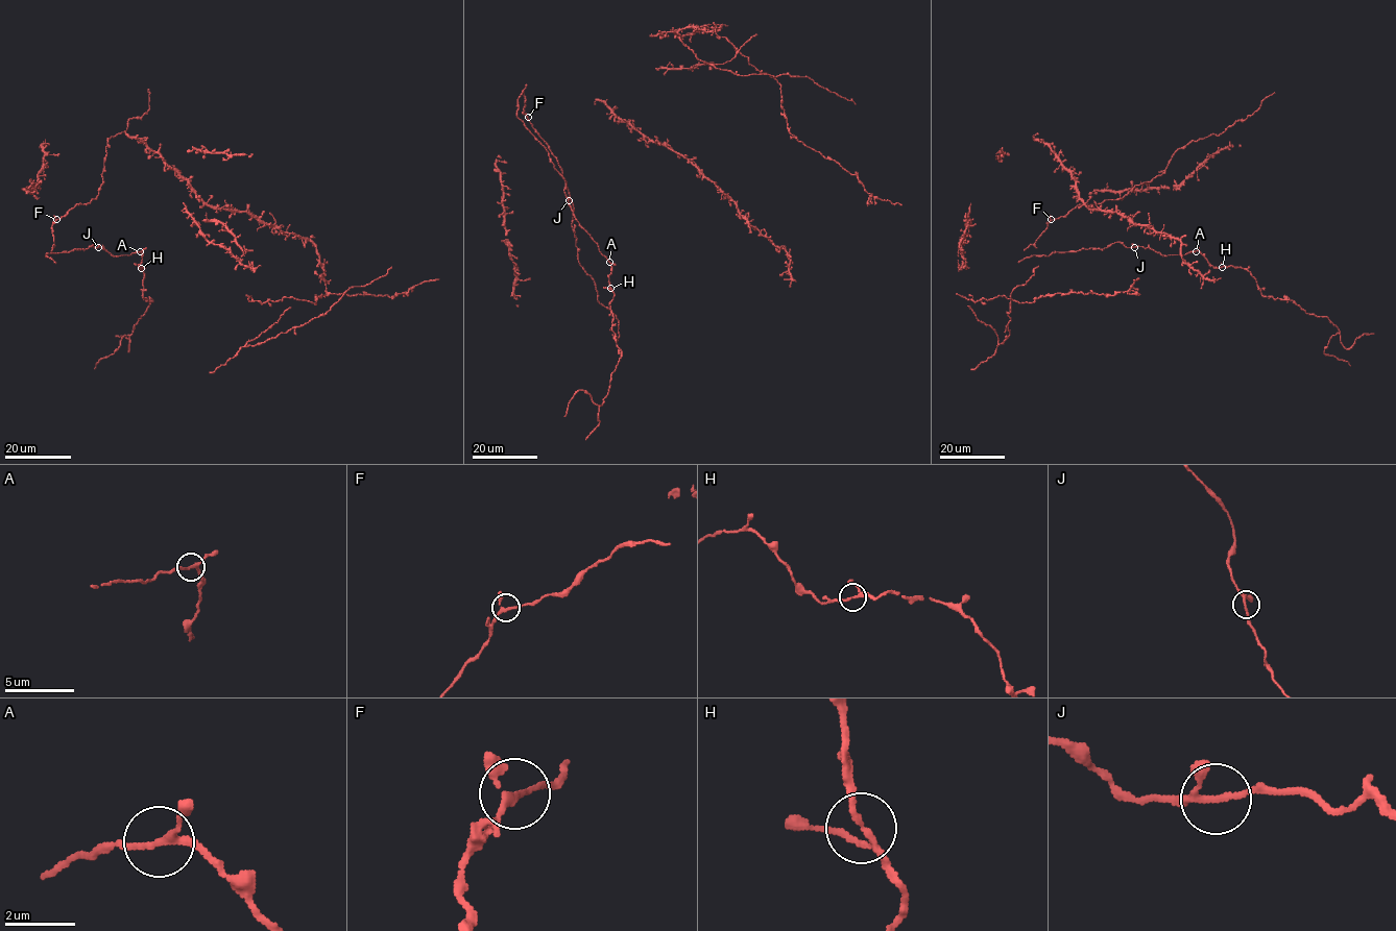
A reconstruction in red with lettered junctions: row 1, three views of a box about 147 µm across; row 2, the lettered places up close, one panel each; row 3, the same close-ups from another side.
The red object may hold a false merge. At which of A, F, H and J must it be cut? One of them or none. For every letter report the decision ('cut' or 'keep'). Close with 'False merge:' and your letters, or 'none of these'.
A: keep
F: keep
H: keep
J: keep
False merge: none of these

